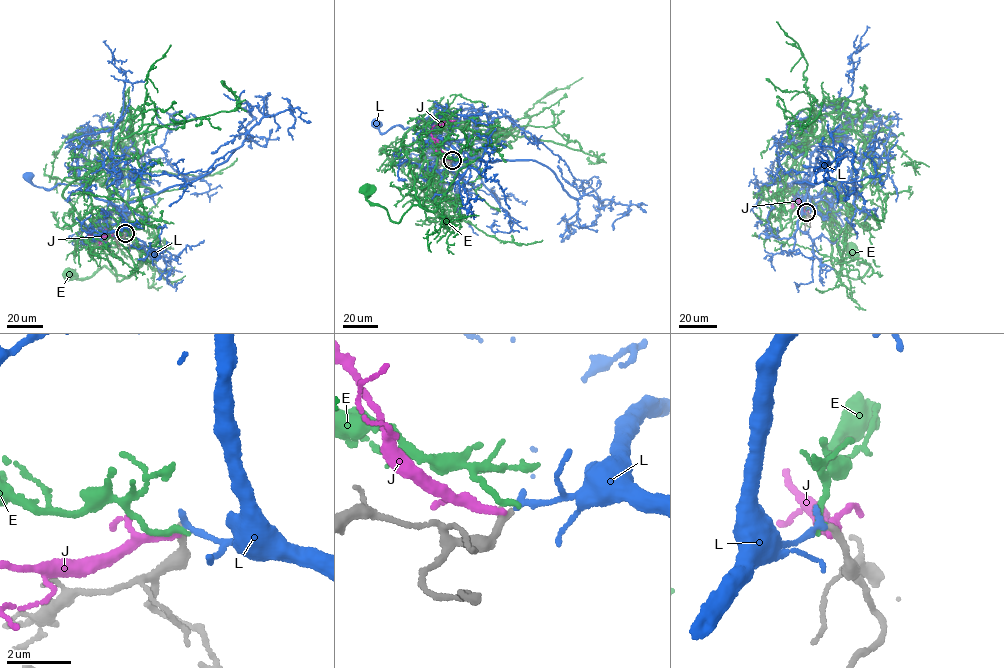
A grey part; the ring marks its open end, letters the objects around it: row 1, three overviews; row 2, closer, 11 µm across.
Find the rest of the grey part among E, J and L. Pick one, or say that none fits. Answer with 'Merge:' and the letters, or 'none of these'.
Merge: L

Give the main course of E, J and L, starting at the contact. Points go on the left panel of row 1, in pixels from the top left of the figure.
E: (124, 233), (110, 229), (138, 252), (140, 266), (129, 276), (117, 281), (105, 266), (87, 278), (67, 273)
J: (124, 234), (97, 238), (90, 234), (99, 236), (99, 240), (107, 235)
L: (125, 233), (127, 220), (121, 213), (80, 182), (59, 183), (46, 189), (27, 176)

